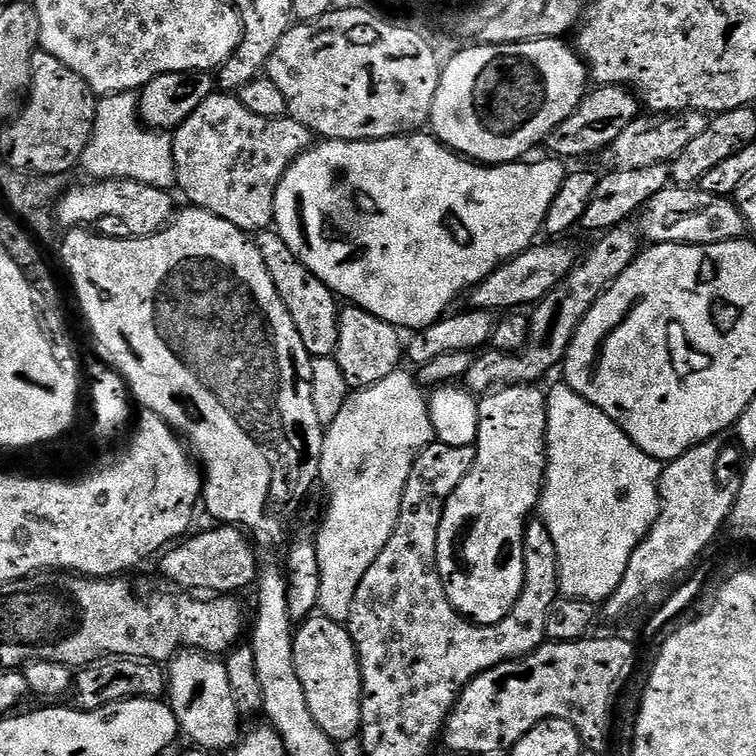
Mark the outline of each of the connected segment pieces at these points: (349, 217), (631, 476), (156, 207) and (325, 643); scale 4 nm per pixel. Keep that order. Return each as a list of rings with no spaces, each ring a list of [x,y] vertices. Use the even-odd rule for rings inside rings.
[[[409,134],[407,136],[387,136],[384,140],[324,140],[303,152],[288,167],[282,182],[276,191],[275,231],[290,246],[290,250],[306,265],[312,273],[327,287],[335,292],[341,301],[351,302],[363,312],[374,314],[378,319],[385,320],[401,330],[419,330],[428,328],[444,319],[448,308],[456,299],[472,291],[492,272],[498,270],[508,260],[513,260],[537,243],[544,227],[544,219],[550,210],[558,190],[564,185],[566,169],[556,158],[540,160],[537,164],[513,162],[485,166],[477,164],[444,147],[431,134]]]
[[[557,382],[546,392],[548,401],[548,469],[544,472],[544,494],[540,498],[539,515],[542,517],[544,525],[548,527],[550,538],[556,547],[556,558],[560,562],[560,591],[565,597],[574,600],[591,600],[593,602],[603,602],[608,600],[618,590],[622,578],[626,574],[632,556],[636,548],[648,536],[648,531],[656,524],[660,516],[660,475],[662,473],[661,461],[656,460],[650,454],[643,452],[620,427],[613,422],[608,415],[596,404],[592,404],[586,398],[582,398],[563,382]]]
[[[97,180],[85,188],[73,187],[58,205],[58,224],[61,229],[92,226],[105,216],[108,220],[121,220],[136,238],[153,236],[173,219],[174,207],[169,193],[163,188],[146,186],[133,180]]]
[[[323,614],[313,615],[295,629],[292,637],[298,682],[306,690],[306,700],[314,720],[328,737],[337,742],[361,735],[360,702],[364,699],[364,679],[360,673],[360,656],[347,627]]]

